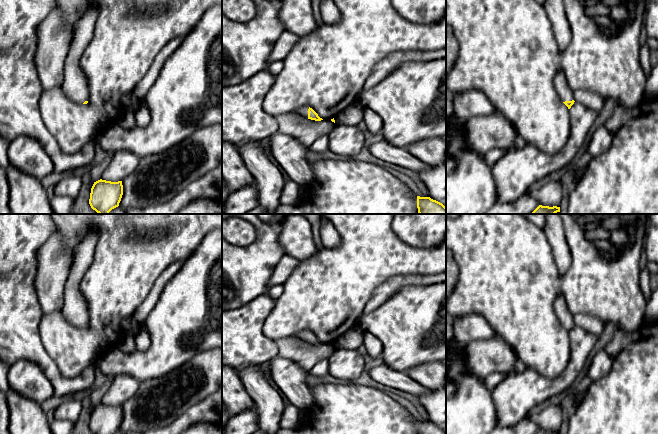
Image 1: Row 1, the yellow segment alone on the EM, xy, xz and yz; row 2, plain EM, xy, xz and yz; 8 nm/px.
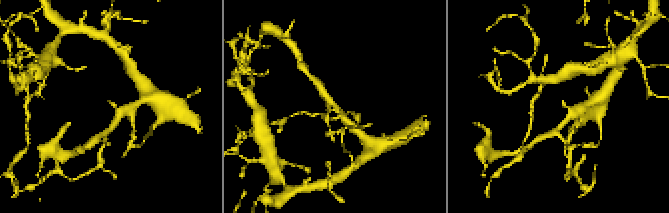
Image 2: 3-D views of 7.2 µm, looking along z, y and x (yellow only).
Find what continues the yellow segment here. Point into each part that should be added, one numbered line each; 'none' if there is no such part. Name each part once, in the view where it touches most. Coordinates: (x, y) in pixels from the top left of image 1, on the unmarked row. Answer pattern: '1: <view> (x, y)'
1: xz (302, 335)

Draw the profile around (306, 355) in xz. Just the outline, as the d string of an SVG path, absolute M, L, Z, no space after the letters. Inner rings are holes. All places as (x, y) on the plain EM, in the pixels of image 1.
M296 336L275 340L279 348L278 356L297 363L302 369L310 371L321 360L329 359L335 351L331 344L315 345L303 342Z

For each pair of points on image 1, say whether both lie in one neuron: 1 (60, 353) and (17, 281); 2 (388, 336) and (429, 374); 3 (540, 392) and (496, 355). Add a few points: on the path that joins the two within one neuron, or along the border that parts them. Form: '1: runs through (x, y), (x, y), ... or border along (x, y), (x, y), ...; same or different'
1: border along (44, 314), (39, 326), (39, 336), (42, 344); different
2: border along (435, 361), (418, 364), (406, 372); different
3: border along (515, 372), (508, 375); different

